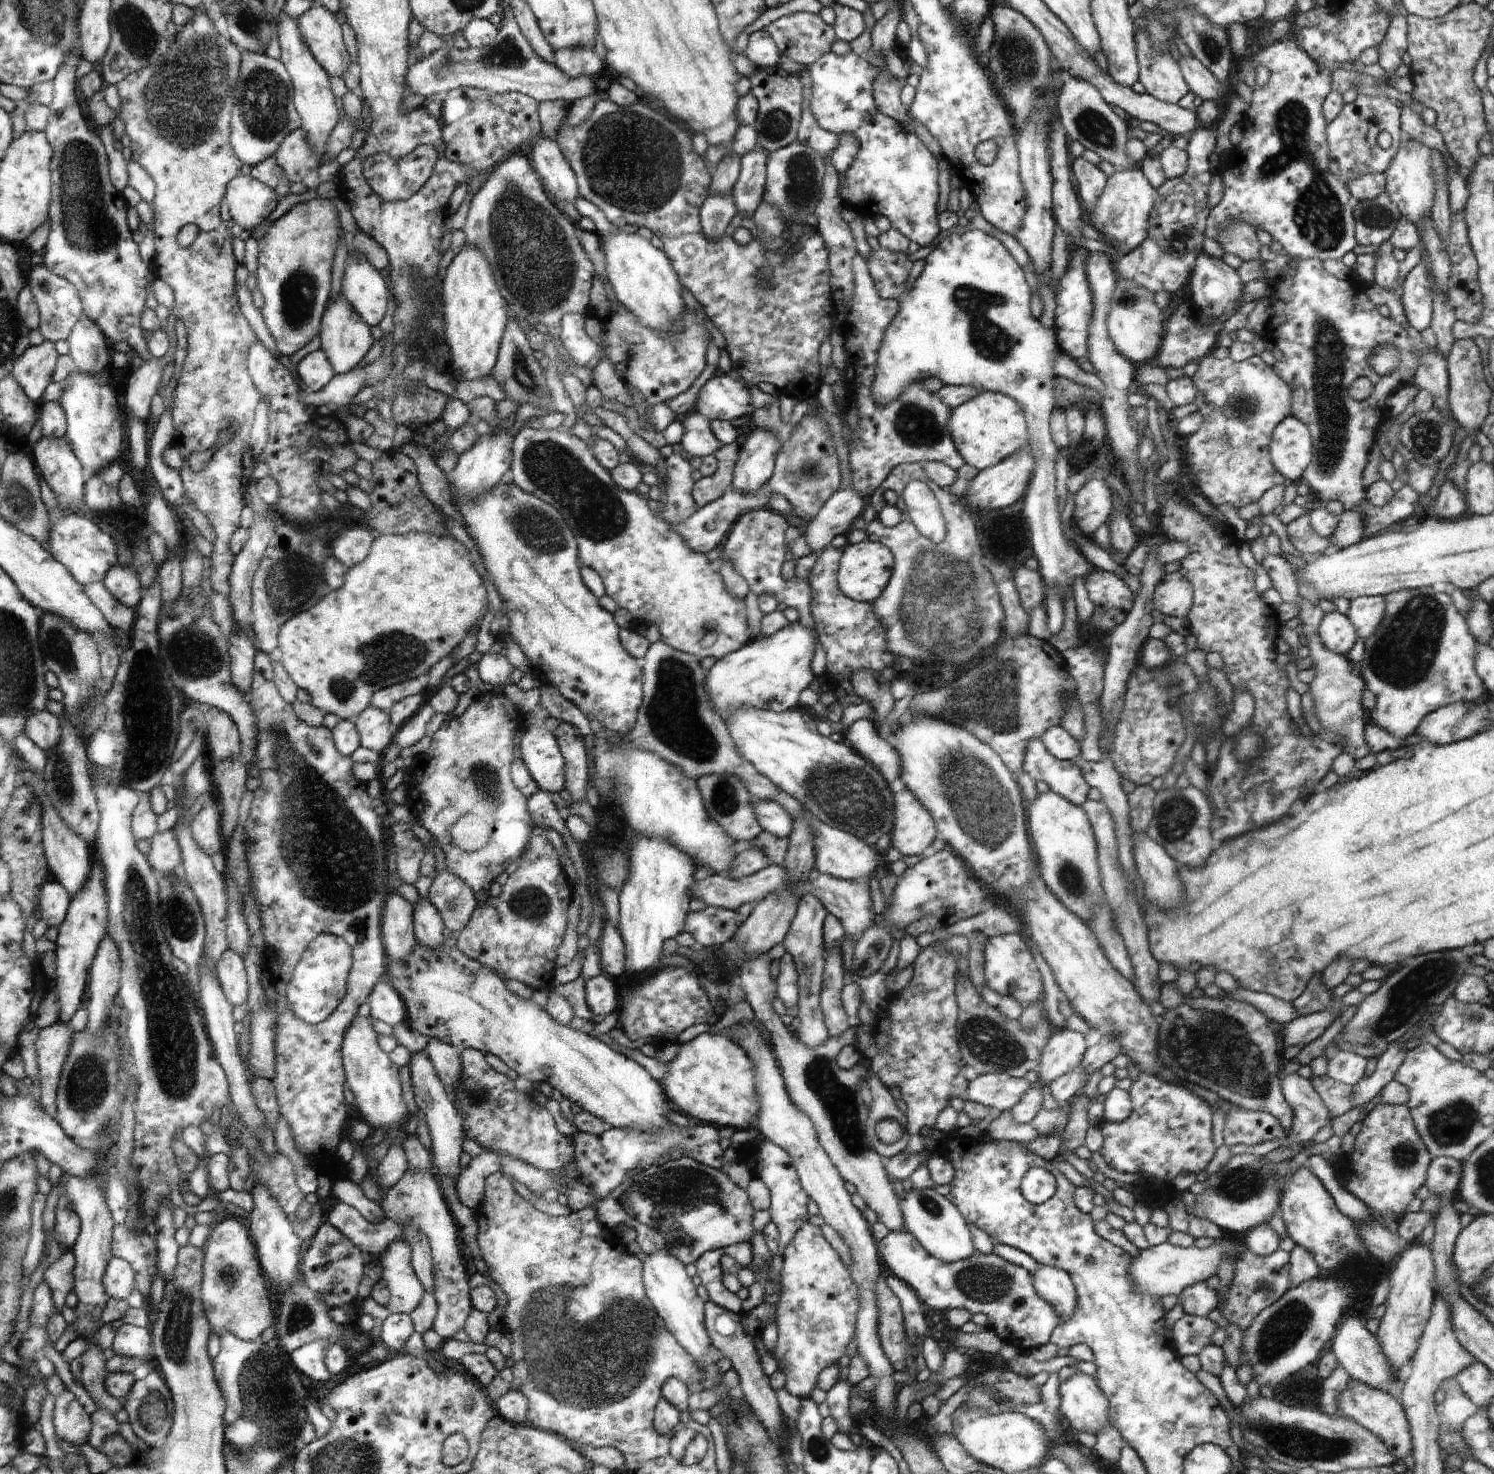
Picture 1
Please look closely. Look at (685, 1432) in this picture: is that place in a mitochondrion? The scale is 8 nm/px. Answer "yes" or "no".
yes

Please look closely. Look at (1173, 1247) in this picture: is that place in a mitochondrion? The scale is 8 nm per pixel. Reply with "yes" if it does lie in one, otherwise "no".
no

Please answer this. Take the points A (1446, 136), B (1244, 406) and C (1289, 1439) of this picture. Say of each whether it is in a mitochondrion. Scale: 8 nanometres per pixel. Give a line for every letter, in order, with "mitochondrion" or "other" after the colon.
A: other
B: mitochondrion
C: mitochondrion

